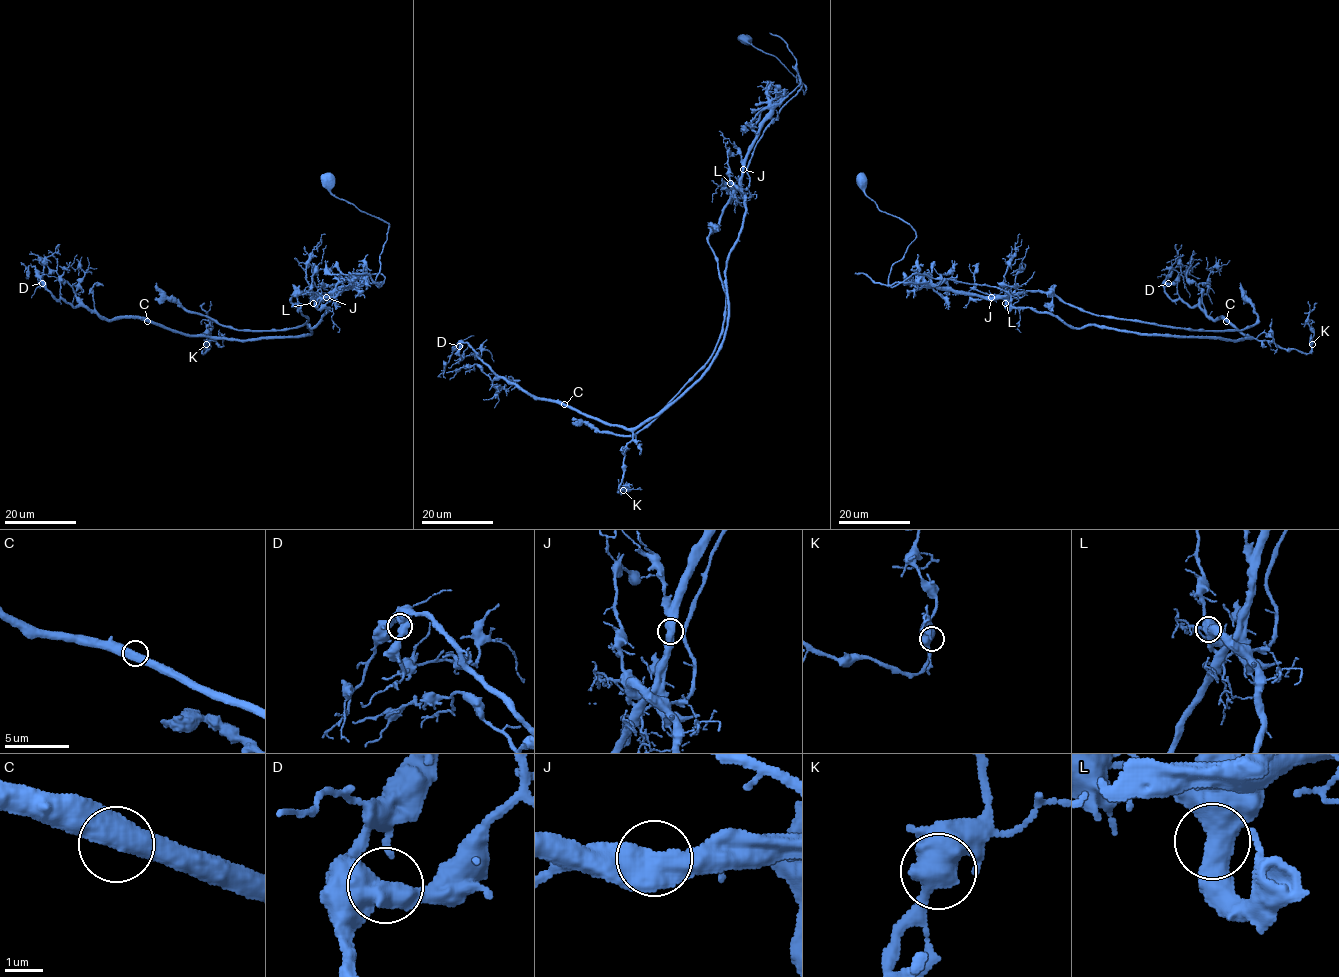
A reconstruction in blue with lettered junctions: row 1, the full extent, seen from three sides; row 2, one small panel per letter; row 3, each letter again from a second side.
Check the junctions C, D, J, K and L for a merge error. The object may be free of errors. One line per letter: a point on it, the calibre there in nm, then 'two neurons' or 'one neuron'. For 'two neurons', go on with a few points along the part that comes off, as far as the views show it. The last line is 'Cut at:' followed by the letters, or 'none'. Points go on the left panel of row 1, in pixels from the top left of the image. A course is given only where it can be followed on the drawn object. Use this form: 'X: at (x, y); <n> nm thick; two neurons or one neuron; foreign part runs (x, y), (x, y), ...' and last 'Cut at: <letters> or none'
C: at (147, 321); 550 nm thick; one neuron
D: at (42, 283); 650 nm thick; one neuron
J: at (326, 297); 650 nm thick; two neurons; foreign part runs (326, 297), (309, 291), (297, 292), (291, 298), (308, 319), (303, 325), (237, 330), (186, 311), (155, 283)
K: at (206, 344); 600 nm thick; one neuron
L: at (313, 303); 600 nm thick; one neuron
Cut at: J

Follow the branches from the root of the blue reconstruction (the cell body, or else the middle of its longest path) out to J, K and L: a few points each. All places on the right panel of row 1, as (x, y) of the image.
J: (863, 179), (864, 193), (877, 206), (906, 221), (916, 234), (892, 266), (890, 285), (931, 283), (991, 297)
K: (863, 179), (916, 234), (890, 285), (915, 273), (988, 285), (1076, 328), (1257, 338), (1306, 353), (1312, 344)
L: (863, 179), (877, 206), (916, 234), (892, 266), (890, 285), (931, 283), (1008, 297), (1005, 303)

